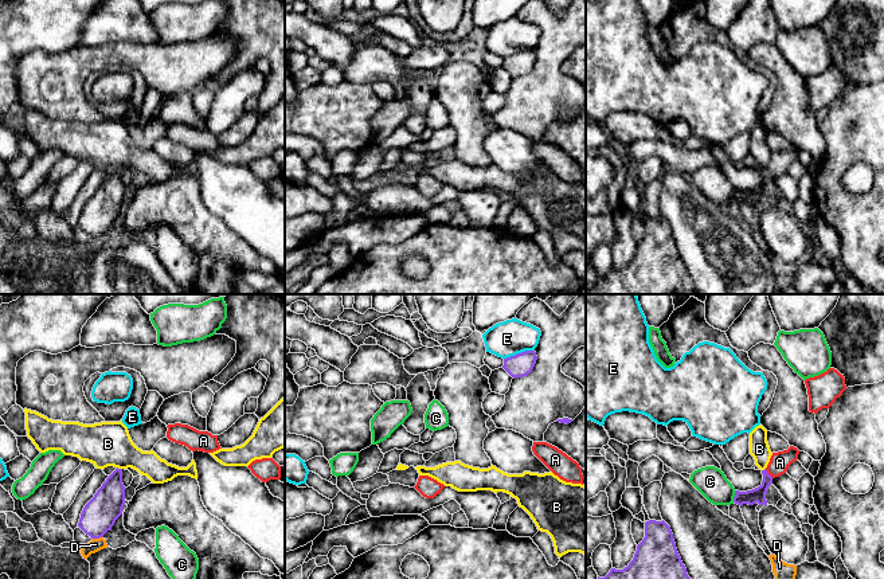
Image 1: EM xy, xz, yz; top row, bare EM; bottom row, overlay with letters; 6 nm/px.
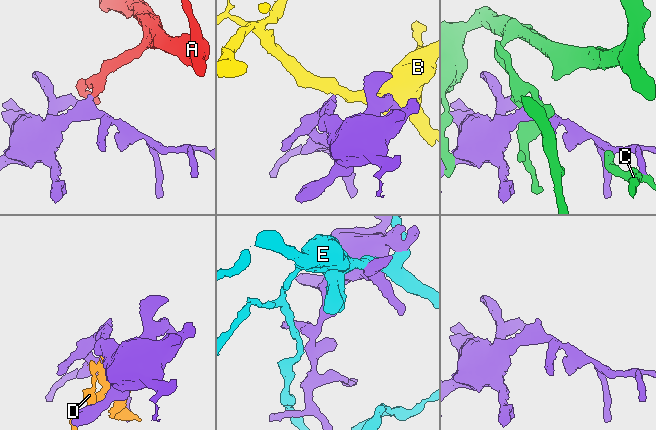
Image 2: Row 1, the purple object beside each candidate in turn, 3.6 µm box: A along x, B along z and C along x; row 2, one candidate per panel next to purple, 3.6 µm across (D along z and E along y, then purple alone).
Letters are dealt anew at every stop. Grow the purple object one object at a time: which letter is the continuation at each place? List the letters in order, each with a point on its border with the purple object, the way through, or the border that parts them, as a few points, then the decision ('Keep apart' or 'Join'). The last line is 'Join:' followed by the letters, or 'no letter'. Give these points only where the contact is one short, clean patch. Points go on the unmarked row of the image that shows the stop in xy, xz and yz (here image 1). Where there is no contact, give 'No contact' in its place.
A: Touches purple at yz (767, 172). Path across: yz (758, 194), (767, 180), (767, 172), (779, 161). Join
B: Touches purple at xy (120, 168). Boundary: xy (117, 165), (121, 168). Keep apart
C: Touches purple at yz (735, 195). Keep apart
D: Touches purple at xy (97, 237). Boundary: xy (102, 235), (93, 238). Keep apart
E: Touches purple at xz (519, 53). Keep apart
Join: A

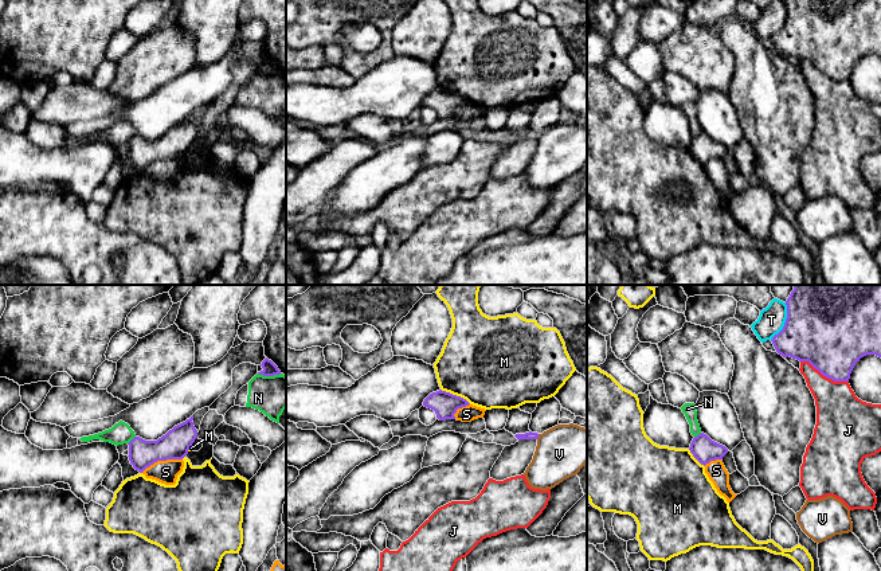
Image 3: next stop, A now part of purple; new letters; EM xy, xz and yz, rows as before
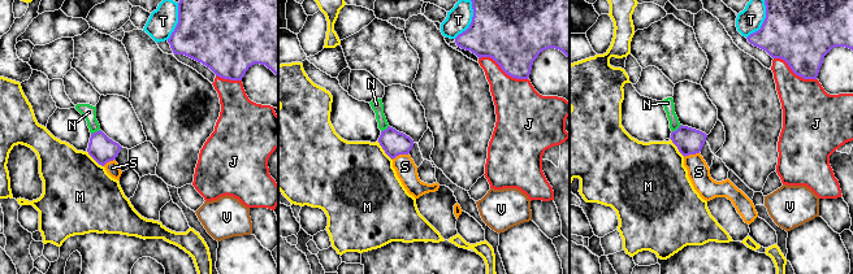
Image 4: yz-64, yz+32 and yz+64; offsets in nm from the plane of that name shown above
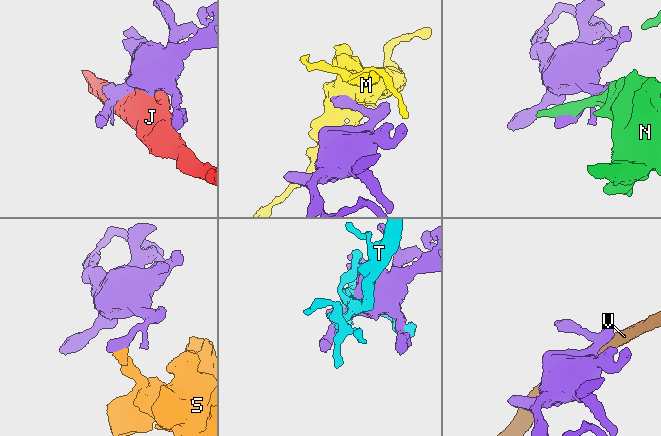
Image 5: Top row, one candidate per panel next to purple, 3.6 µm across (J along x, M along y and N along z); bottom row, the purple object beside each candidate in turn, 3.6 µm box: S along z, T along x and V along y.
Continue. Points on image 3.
J: Touches purple at yz (825, 74). Keep apart
M: Touches purple at xz (455, 94). Boundary: xz (441, 88), (459, 94), (470, 102). Keep apart
N: Touches purple at xy (132, 139). Keep apart
S: Touches purple at xy (161, 159). Boundary: xy (181, 157), (157, 159), (141, 171). Keep apart
T: Touches purple at yz (786, 20). Keep apart
V: Touches purple at xz (537, 136). Keep apart
Join: no letter

